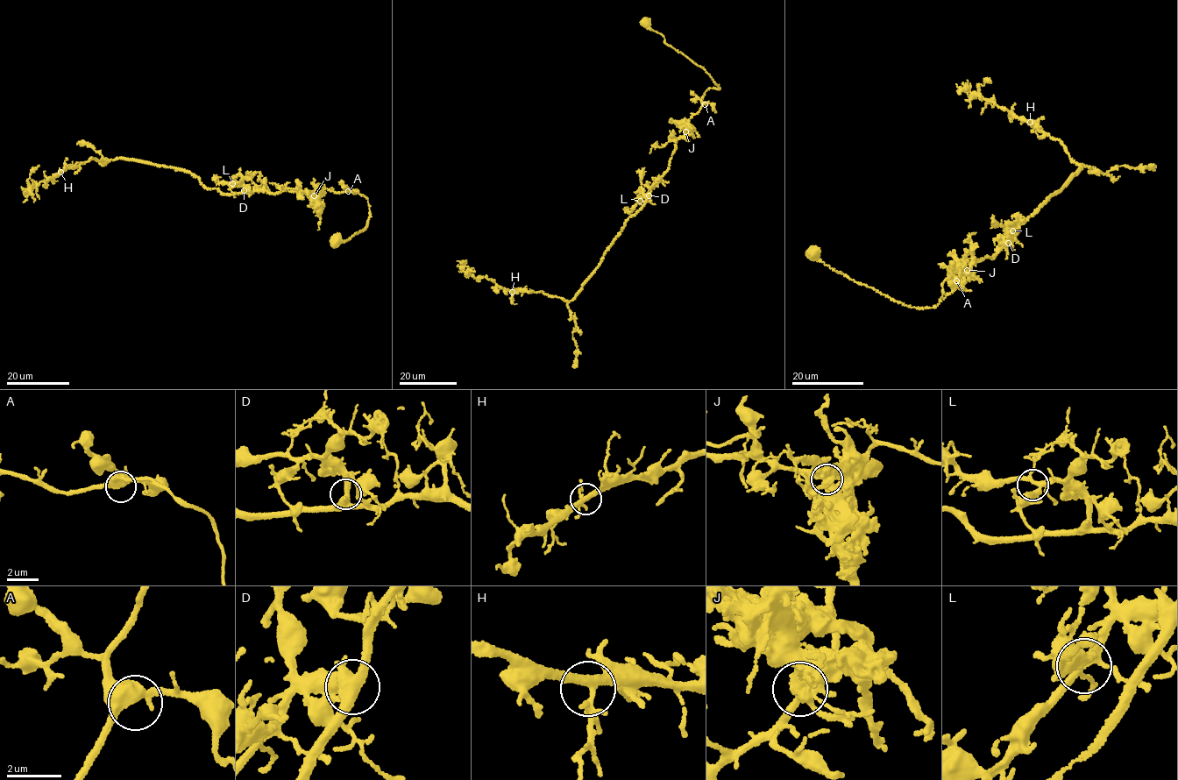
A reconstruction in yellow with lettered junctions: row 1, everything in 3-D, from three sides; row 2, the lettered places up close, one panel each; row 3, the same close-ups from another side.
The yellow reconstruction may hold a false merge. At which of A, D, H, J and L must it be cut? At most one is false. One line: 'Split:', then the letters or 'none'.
Split: J

